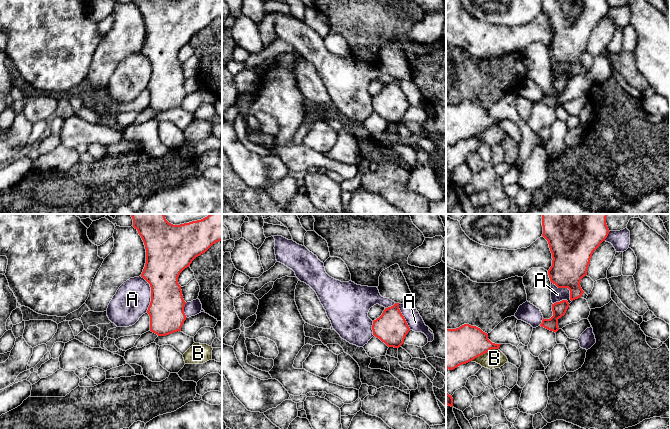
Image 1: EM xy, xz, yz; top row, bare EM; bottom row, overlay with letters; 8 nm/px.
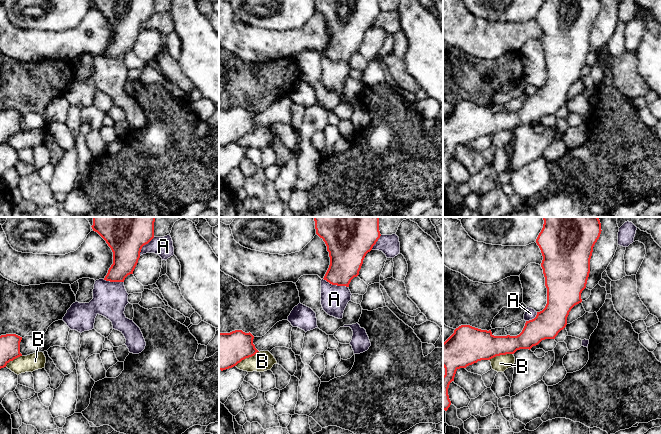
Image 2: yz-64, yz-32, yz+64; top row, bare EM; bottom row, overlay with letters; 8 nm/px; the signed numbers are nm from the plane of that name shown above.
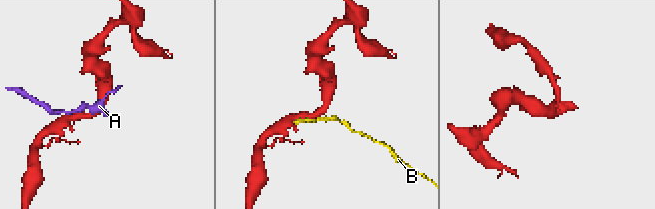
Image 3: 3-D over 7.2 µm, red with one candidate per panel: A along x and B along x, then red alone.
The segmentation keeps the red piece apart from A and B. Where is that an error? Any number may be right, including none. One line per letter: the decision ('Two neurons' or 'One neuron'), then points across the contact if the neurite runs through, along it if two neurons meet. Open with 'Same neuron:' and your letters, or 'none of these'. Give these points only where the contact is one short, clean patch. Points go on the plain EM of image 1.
Same neuron: none of these
A: Two neurons
B: Two neurons

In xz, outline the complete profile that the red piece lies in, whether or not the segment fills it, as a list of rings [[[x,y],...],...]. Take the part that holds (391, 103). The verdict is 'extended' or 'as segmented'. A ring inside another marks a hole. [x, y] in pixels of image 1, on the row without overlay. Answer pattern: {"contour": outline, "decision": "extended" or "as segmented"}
{"contour": [[[399,79],[385,84],[382,91],[373,97],[373,111],[388,123],[399,124],[410,104],[399,85]]], "decision": "as segmented"}

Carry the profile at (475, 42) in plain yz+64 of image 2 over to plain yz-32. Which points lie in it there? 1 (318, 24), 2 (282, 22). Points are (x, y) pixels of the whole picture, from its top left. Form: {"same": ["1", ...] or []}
{"same": ["1"]}

